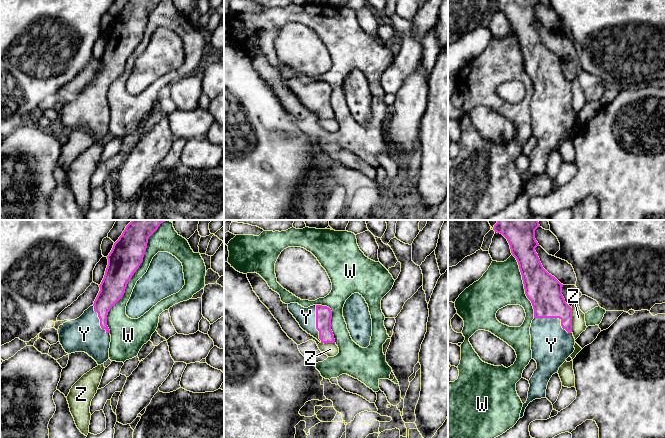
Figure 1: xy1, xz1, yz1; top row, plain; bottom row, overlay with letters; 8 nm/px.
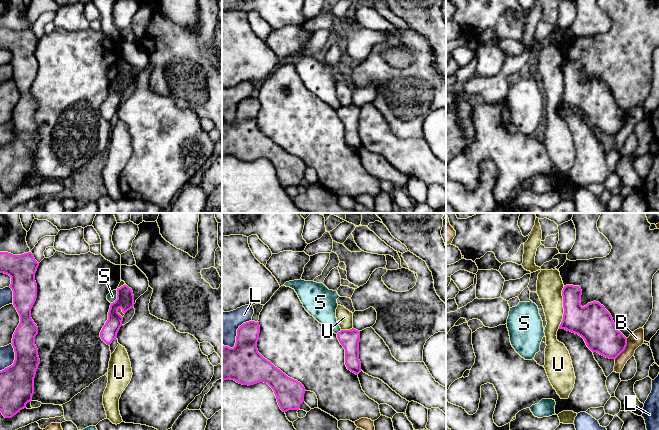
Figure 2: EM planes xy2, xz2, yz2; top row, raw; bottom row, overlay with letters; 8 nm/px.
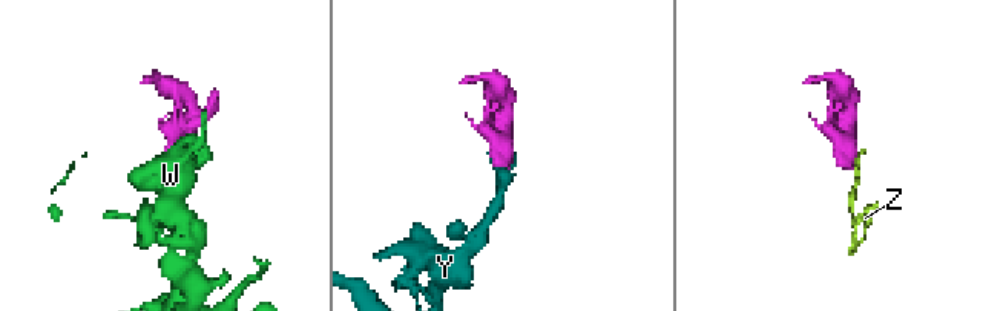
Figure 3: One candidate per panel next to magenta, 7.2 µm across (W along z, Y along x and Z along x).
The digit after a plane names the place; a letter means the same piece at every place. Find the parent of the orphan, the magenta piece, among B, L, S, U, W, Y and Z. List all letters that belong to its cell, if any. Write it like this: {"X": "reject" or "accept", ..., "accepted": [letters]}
{"B": "reject", "L": "reject", "S": "reject", "U": "reject", "W": "reject", "Y": "accept", "Z": "reject", "accepted": ["Y"]}

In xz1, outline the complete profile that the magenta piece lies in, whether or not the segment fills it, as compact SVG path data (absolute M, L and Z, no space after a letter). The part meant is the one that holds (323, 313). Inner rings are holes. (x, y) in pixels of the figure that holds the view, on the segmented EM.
M290 303L288 310L300 327L320 343L335 343L331 330L332 311L329 307L313 305L304 308L298 303Z

